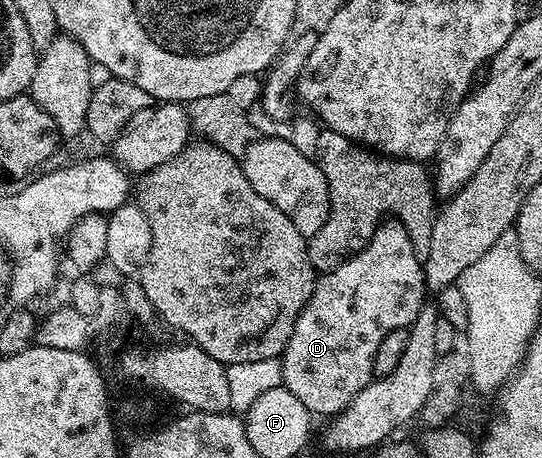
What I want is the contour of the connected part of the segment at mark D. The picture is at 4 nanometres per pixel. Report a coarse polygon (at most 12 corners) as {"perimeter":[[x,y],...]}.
{"perimeter":[[398,221],[317,276],[280,356],[311,416],[375,378],[427,299]]}

